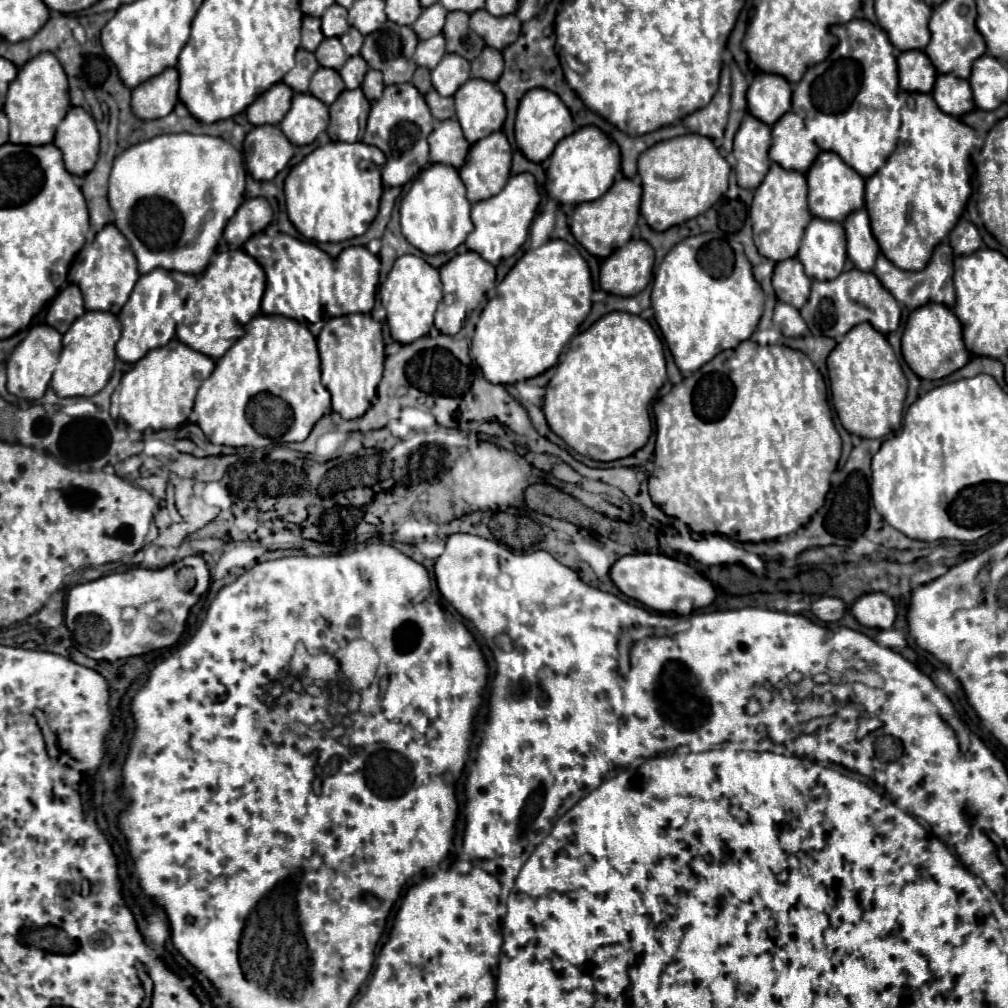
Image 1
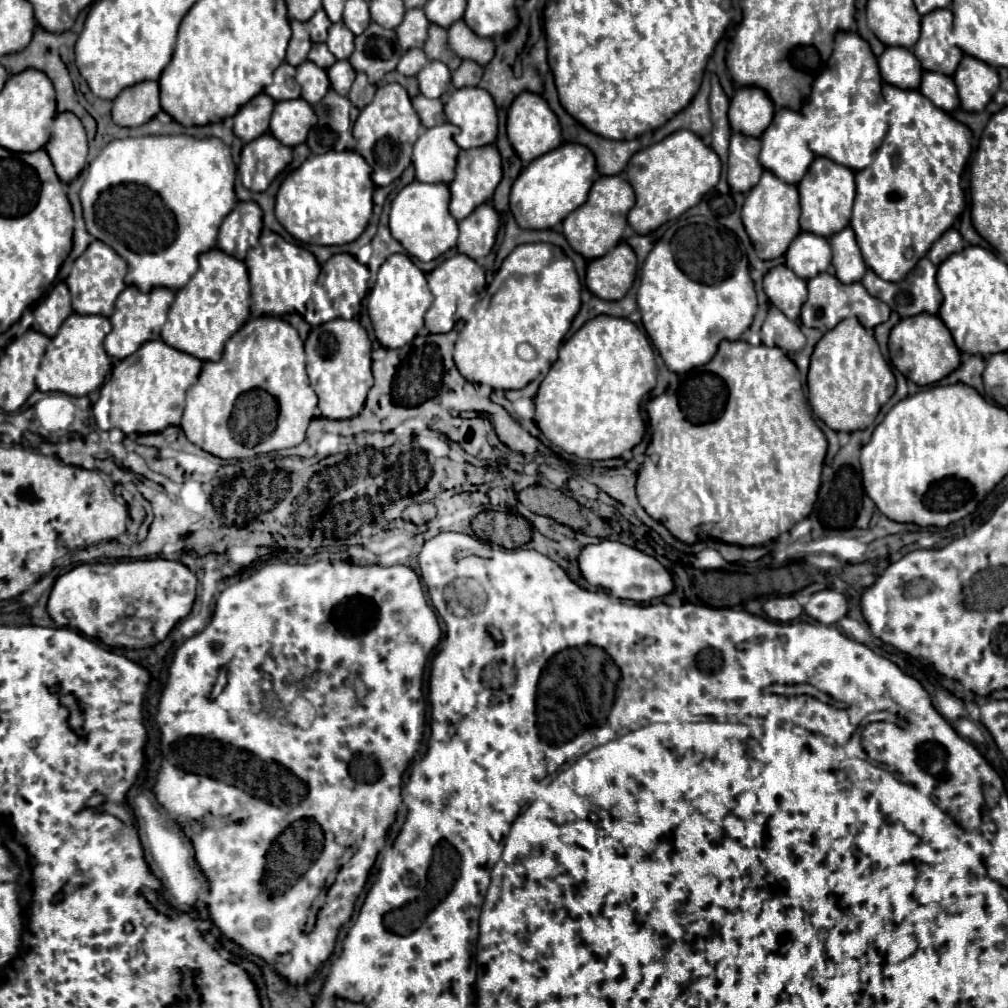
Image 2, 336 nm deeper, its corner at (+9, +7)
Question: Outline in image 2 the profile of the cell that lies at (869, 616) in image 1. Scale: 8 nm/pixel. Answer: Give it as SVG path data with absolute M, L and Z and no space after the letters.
M819 591L811 595L809 603L805 605L805 613L817 619L823 625L833 625L843 619L849 611L849 599L839 591Z

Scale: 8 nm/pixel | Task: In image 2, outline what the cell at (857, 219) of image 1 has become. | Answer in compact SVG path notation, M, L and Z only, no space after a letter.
M845 227L839 233L831 235L829 241L833 249L833 267L839 281L861 281L863 273L867 271L867 265L861 257L853 229Z

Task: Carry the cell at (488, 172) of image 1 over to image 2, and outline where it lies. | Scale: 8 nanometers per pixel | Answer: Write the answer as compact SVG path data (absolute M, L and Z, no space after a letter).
M495 145L473 147L467 151L461 149L459 157L457 157L457 175L449 183L449 189L451 189L449 211L451 211L451 215L457 221L467 217L467 213L471 213L471 209L475 209L475 205L481 205L483 201L489 201L493 197L493 191L499 185L499 181L501 181L501 155Z

